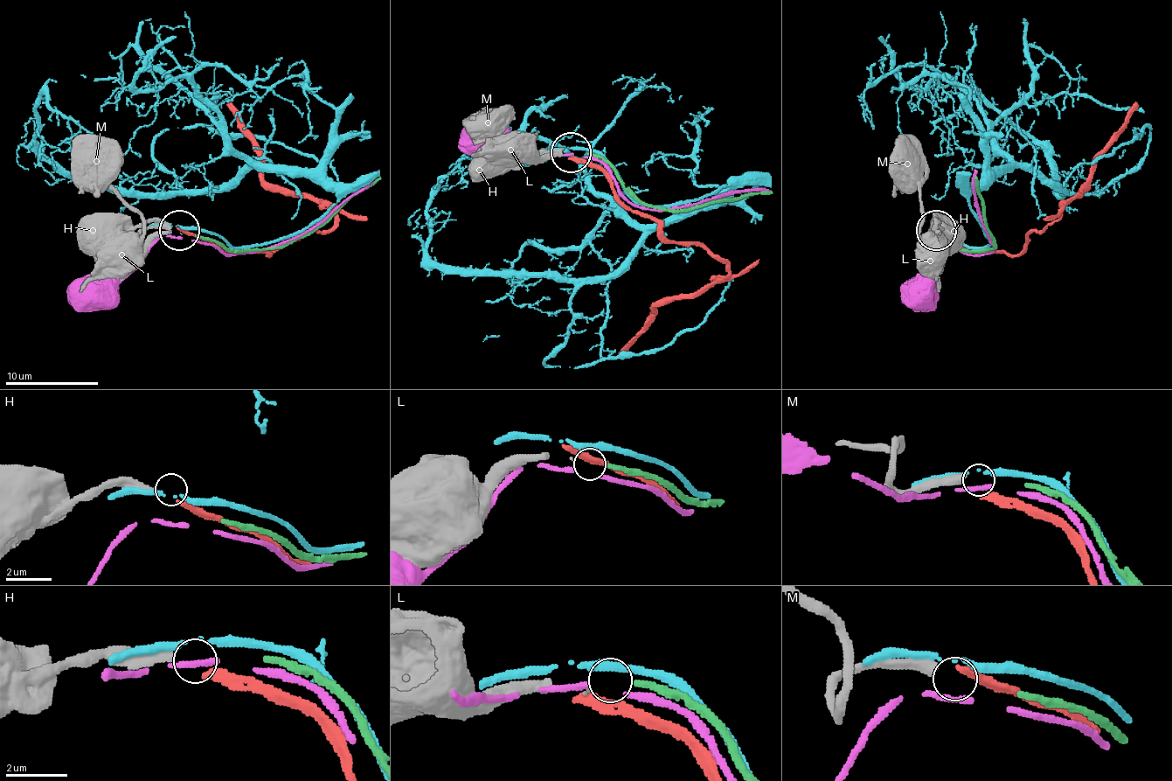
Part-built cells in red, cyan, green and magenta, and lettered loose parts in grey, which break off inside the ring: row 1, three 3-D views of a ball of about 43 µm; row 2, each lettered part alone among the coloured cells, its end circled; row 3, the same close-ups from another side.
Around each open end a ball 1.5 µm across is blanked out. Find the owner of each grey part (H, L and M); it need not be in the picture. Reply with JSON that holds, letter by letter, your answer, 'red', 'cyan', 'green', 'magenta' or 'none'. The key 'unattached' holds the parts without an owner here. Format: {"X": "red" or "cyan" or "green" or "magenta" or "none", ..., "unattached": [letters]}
{"H": "red", "L": "green", "M": "none", "unattached": ["M"]}

